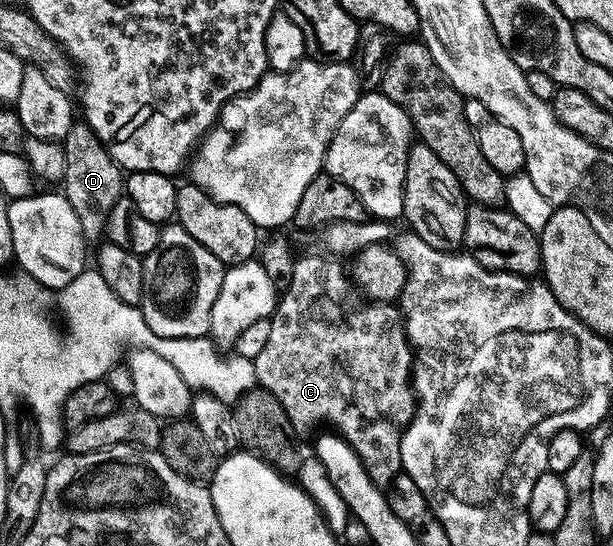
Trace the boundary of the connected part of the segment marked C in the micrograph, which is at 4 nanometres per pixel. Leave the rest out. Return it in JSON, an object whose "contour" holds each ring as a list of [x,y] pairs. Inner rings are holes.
{"contour":[[[330,254],[325,255],[299,255],[295,259],[294,269],[292,270],[292,282],[281,293],[274,314],[269,319],[272,330],[268,333],[268,342],[264,345],[264,350],[260,350],[258,357],[253,360],[256,378],[258,379],[258,384],[268,389],[278,399],[280,406],[284,406],[295,433],[302,434],[305,428],[310,428],[313,424],[331,424],[334,427],[331,429],[352,446],[352,450],[360,458],[362,465],[366,467],[368,478],[372,478],[372,482],[377,488],[386,490],[389,489],[390,483],[402,472],[402,459],[400,458],[402,432],[410,425],[410,419],[414,416],[416,397],[412,387],[412,349],[410,341],[406,338],[406,326],[402,323],[402,313],[393,303],[370,302],[365,305],[367,308],[358,308],[355,312],[350,313],[346,313],[342,309],[342,304],[338,301],[342,296],[342,292],[338,288],[344,287],[346,280],[348,284],[348,272],[347,269],[346,272],[342,269],[342,264],[338,261],[341,259],[335,258]]]}

